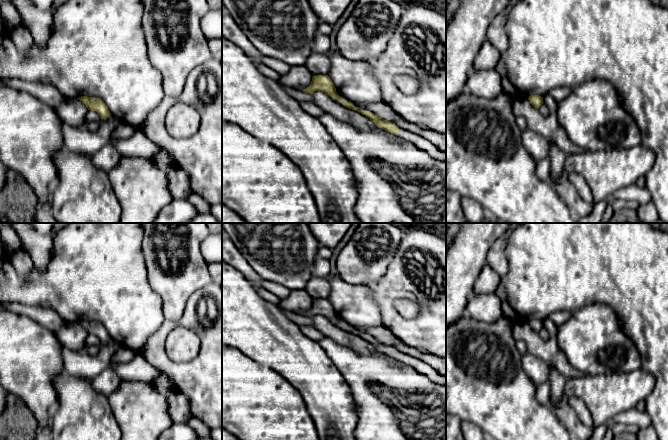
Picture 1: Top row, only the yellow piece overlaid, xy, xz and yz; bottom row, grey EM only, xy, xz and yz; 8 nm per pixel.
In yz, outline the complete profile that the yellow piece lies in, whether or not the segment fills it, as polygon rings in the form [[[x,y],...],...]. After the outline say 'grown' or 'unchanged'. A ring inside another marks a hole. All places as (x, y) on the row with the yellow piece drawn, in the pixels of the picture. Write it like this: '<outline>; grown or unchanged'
[[[531,95],[528,97],[529,102],[534,106],[535,108],[539,109],[543,102],[543,97],[539,95]]]; unchanged

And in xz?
[[[316,75],[316,76],[313,76],[310,86],[303,90],[303,92],[305,94],[306,93],[313,94],[315,91],[322,91],[322,92],[326,93],[327,95],[332,97],[334,100],[339,101],[345,107],[347,107],[349,109],[352,109],[352,110],[355,110],[355,111],[361,113],[362,115],[365,115],[366,117],[368,117],[378,128],[381,128],[381,129],[383,129],[383,130],[385,130],[385,131],[387,131],[387,132],[389,132],[389,133],[391,133],[393,135],[398,135],[399,127],[396,126],[395,123],[387,121],[387,120],[384,120],[384,119],[378,117],[376,114],[374,114],[372,112],[369,112],[369,111],[366,111],[366,110],[363,110],[363,109],[362,110],[356,110],[354,105],[353,105],[353,103],[341,99],[340,96],[336,92],[336,88],[335,88],[334,83],[332,82],[332,80],[330,79],[330,77],[328,75]]]; unchanged

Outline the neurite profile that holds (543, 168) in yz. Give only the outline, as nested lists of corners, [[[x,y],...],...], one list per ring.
[[[544,158],[536,162],[535,171],[540,180],[549,181],[552,173],[552,166],[549,158]]]

